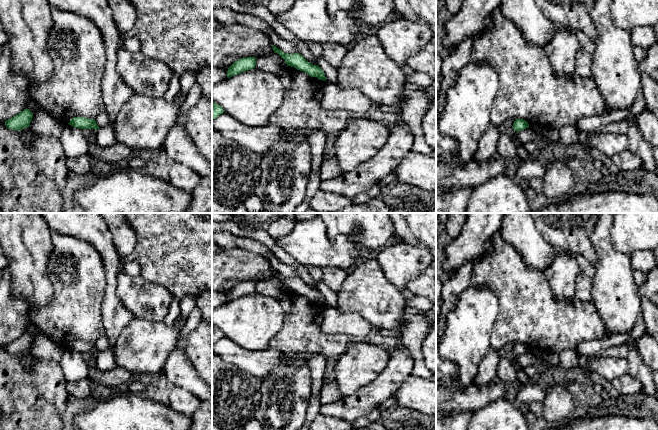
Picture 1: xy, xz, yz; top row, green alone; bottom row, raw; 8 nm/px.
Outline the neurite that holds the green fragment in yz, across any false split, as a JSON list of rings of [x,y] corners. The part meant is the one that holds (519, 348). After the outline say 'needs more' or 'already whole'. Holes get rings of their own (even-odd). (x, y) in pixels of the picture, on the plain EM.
[[[516,343],[516,344],[514,345],[512,351],[513,351],[513,353],[514,353],[516,356],[518,356],[518,355],[522,355],[522,354],[528,352],[528,351],[529,351],[529,348],[528,348],[528,346],[526,346],[526,345],[523,344],[523,343]]] | already whole

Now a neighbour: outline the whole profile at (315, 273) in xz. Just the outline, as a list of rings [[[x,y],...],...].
[[[309,267],[309,274],[313,282],[310,287],[317,289],[319,282],[322,281],[322,269],[318,267]]]

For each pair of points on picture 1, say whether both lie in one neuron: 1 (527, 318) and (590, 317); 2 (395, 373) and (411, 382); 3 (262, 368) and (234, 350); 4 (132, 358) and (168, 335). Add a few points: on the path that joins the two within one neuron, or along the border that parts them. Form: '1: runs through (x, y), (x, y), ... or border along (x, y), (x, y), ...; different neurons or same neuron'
1: runs through (543, 318), (574, 318); same neuron
2: border along (412, 373), (401, 382), (393, 394); different neurons
3: runs through (255, 362), (241, 357); same neuron
4: runs through (141, 349), (145, 345), (159, 339); same neuron

